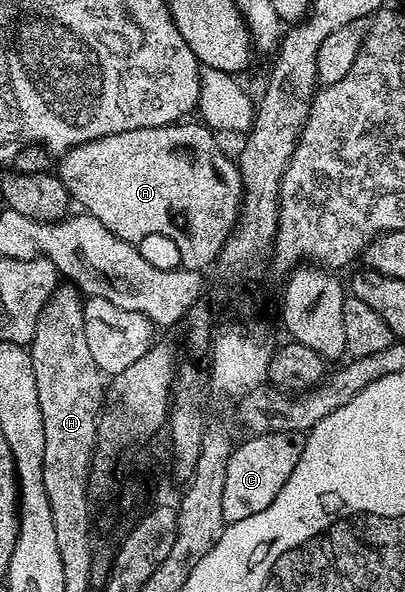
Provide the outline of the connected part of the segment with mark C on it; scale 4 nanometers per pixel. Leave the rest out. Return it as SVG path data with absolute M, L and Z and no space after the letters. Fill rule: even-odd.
M257 432L257 437L233 448L226 463L226 483L222 487L222 515L225 522L247 519L252 513L264 510L278 499L282 483L290 479L294 467L298 467L304 450L304 433Z

